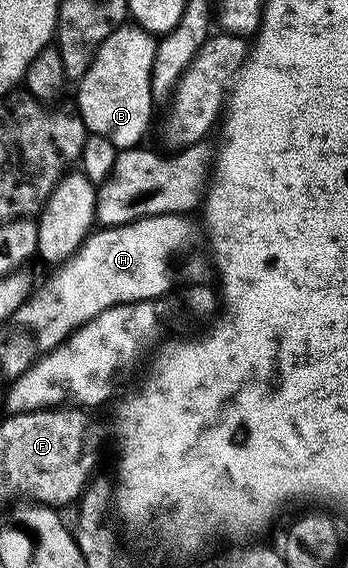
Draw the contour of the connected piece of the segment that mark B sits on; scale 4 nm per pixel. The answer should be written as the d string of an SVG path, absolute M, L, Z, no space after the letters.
M123 25L102 40L93 52L92 58L82 75L82 84L78 87L77 114L82 116L87 132L100 137L108 137L112 145L119 149L139 146L150 127L150 110L156 106L152 89L152 69L154 54L158 44L155 36L137 25Z

